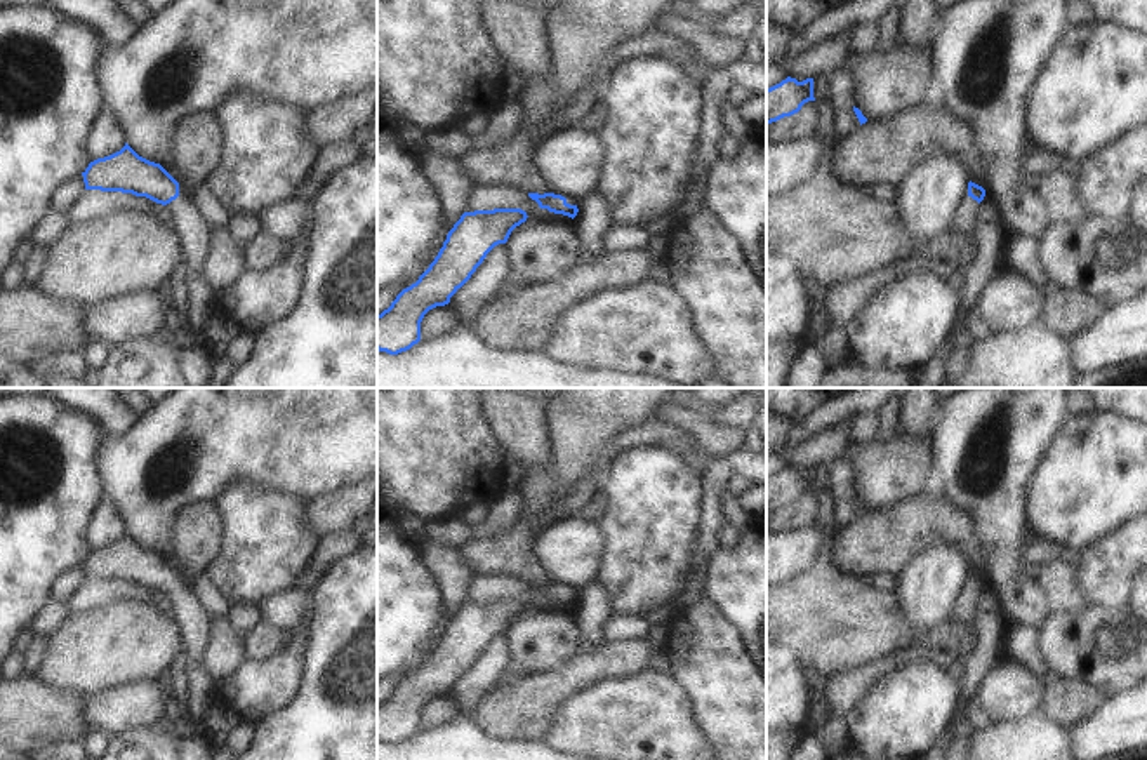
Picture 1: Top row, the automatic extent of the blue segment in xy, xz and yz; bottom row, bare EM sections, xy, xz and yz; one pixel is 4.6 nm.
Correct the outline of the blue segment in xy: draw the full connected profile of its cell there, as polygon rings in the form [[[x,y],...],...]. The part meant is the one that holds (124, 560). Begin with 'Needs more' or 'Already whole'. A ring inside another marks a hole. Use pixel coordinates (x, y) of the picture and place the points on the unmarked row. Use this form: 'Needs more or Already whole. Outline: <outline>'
Needs more. Outline: [[[125,532],[120,541],[90,551],[82,565],[85,579],[132,583],[167,595],[184,652],[203,657],[214,616],[200,607],[188,586],[179,584],[179,572],[160,553],[139,546]]]

